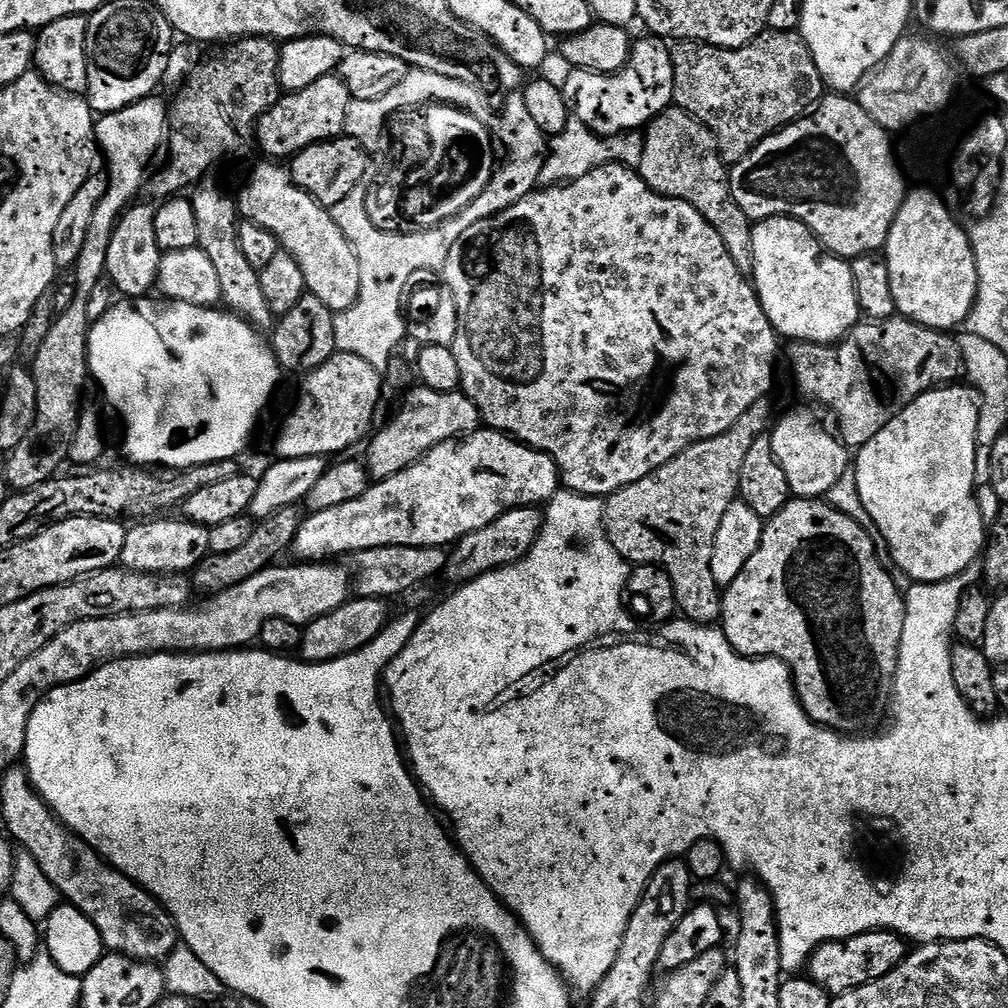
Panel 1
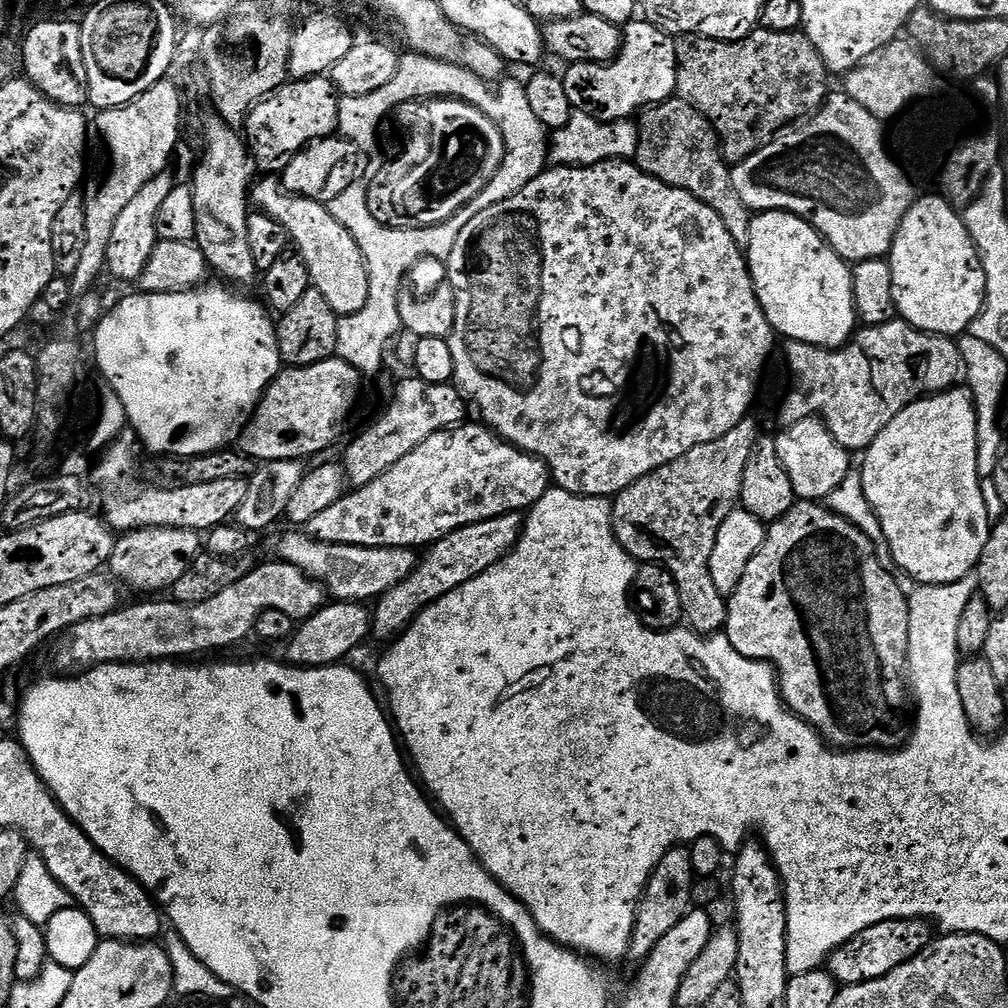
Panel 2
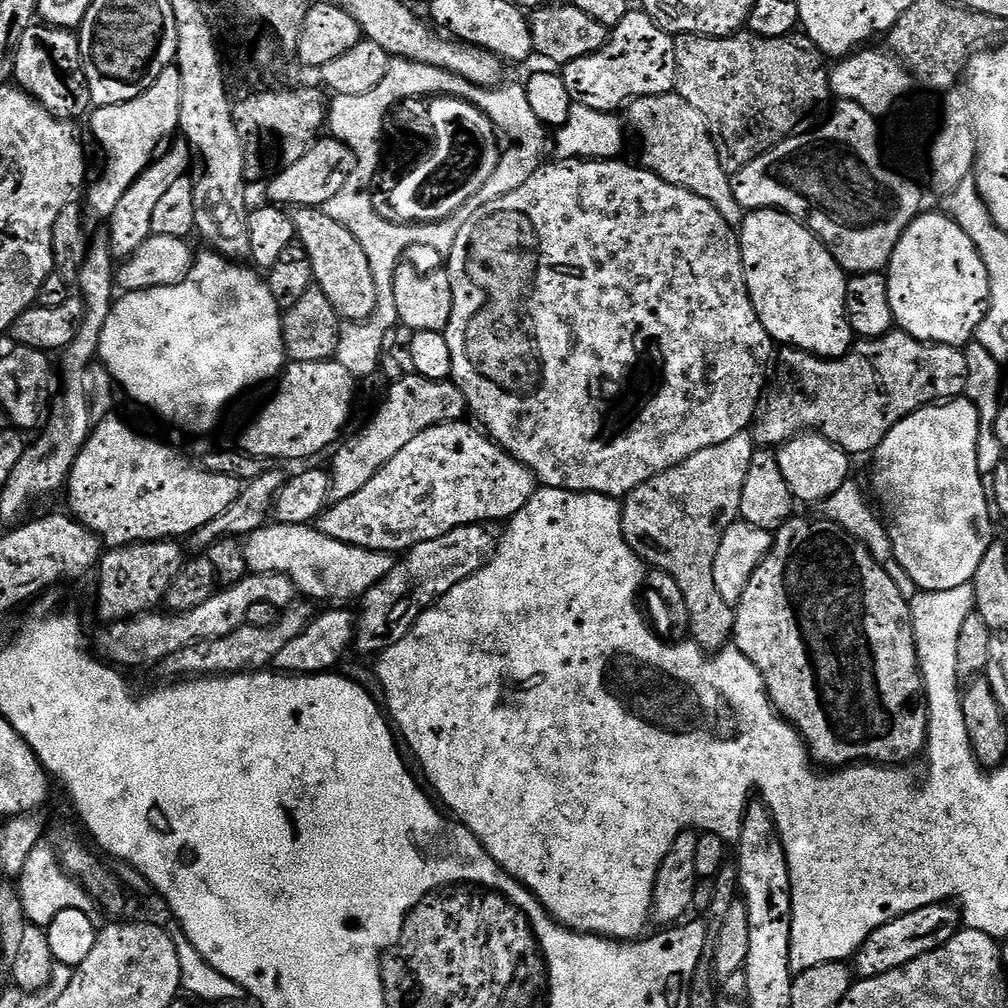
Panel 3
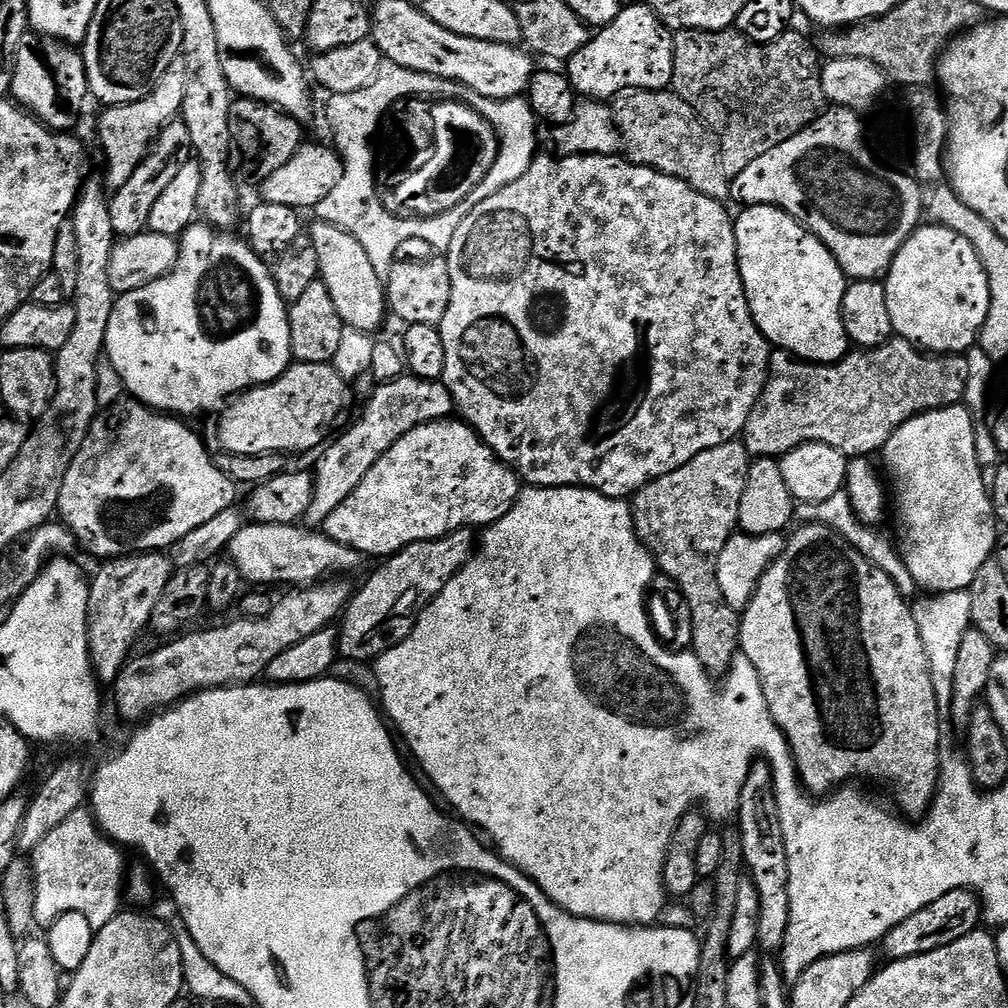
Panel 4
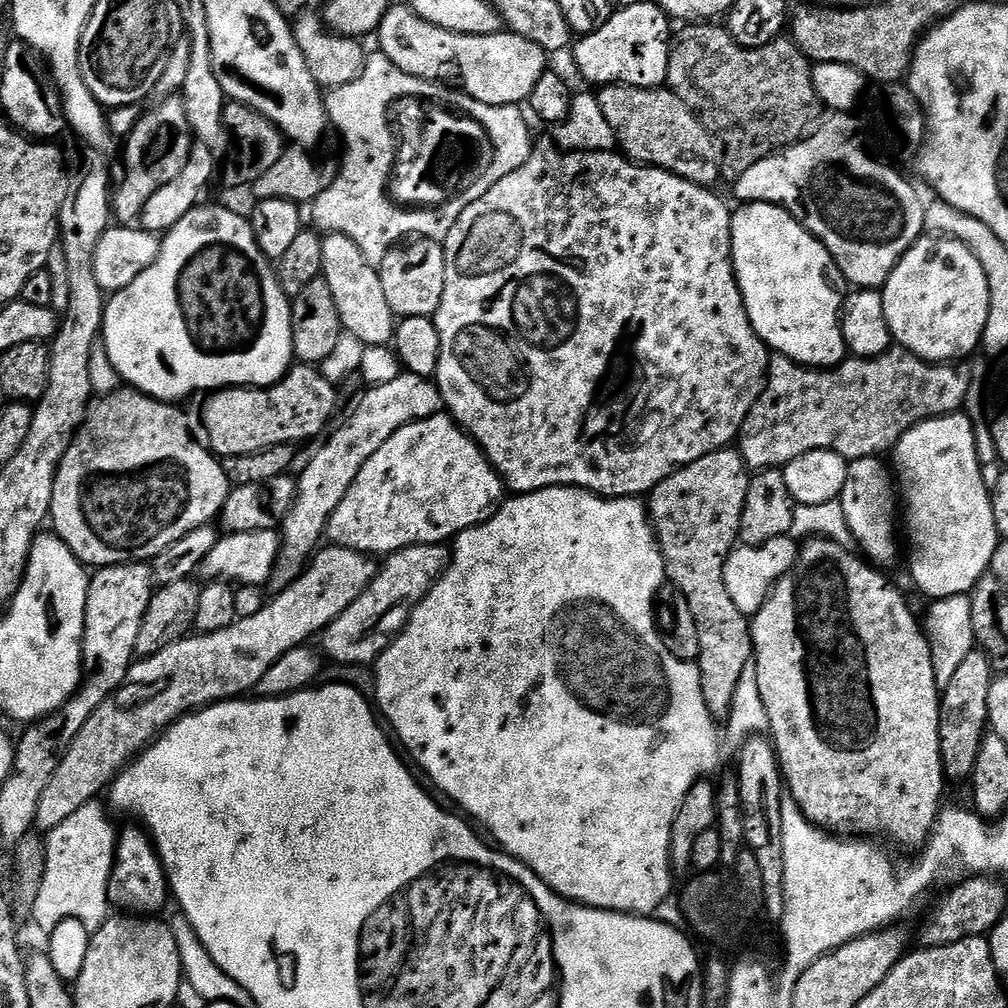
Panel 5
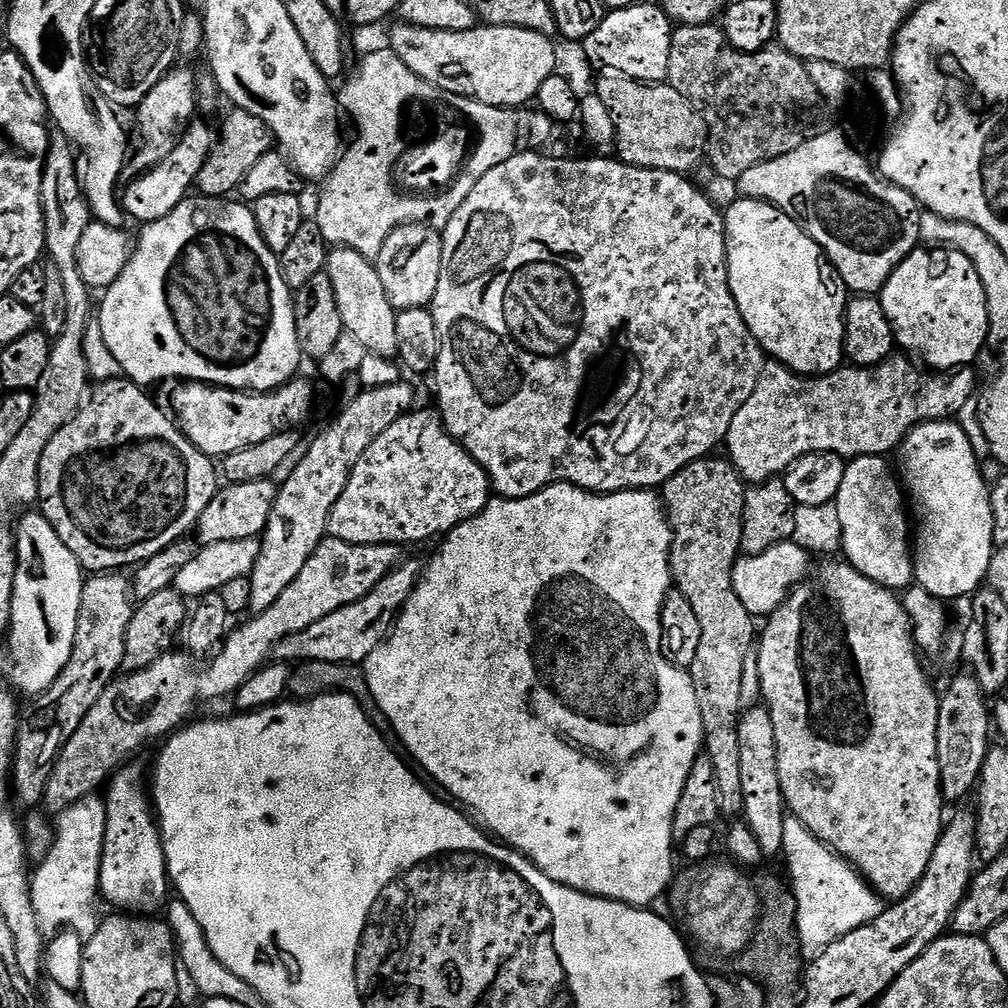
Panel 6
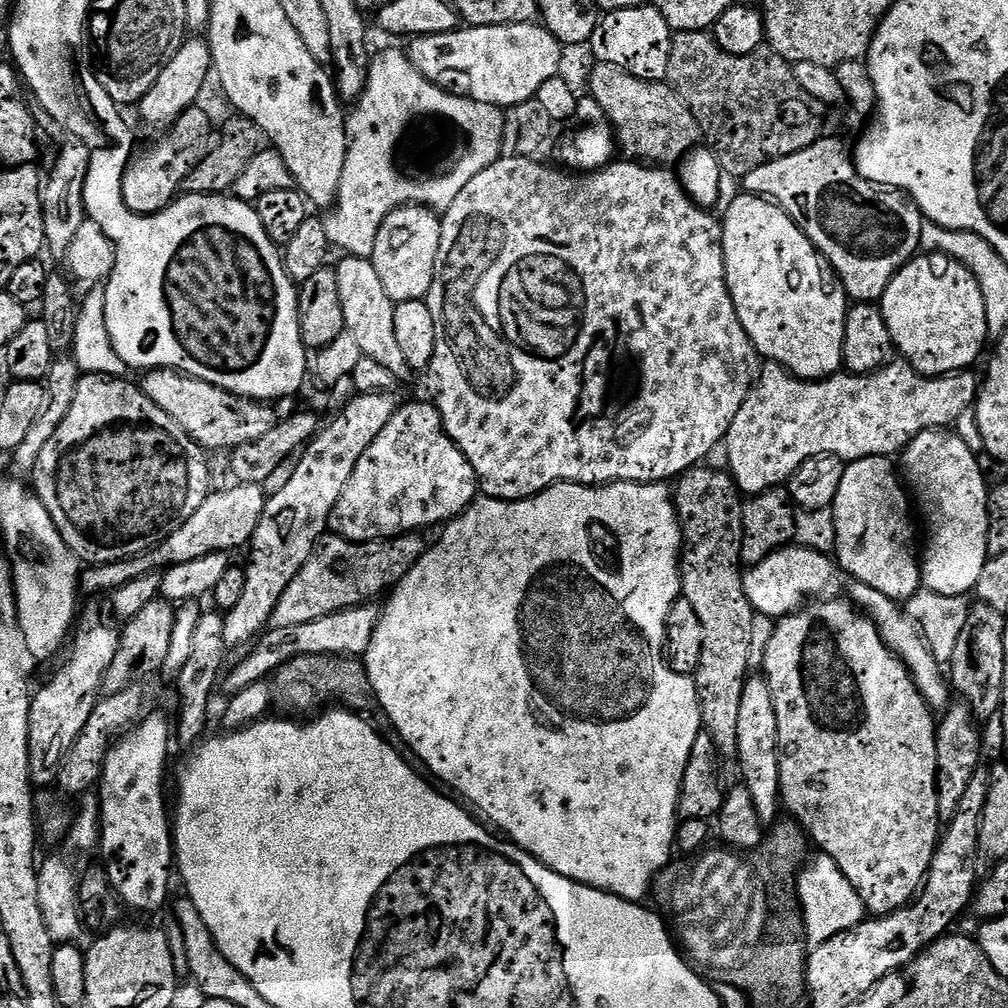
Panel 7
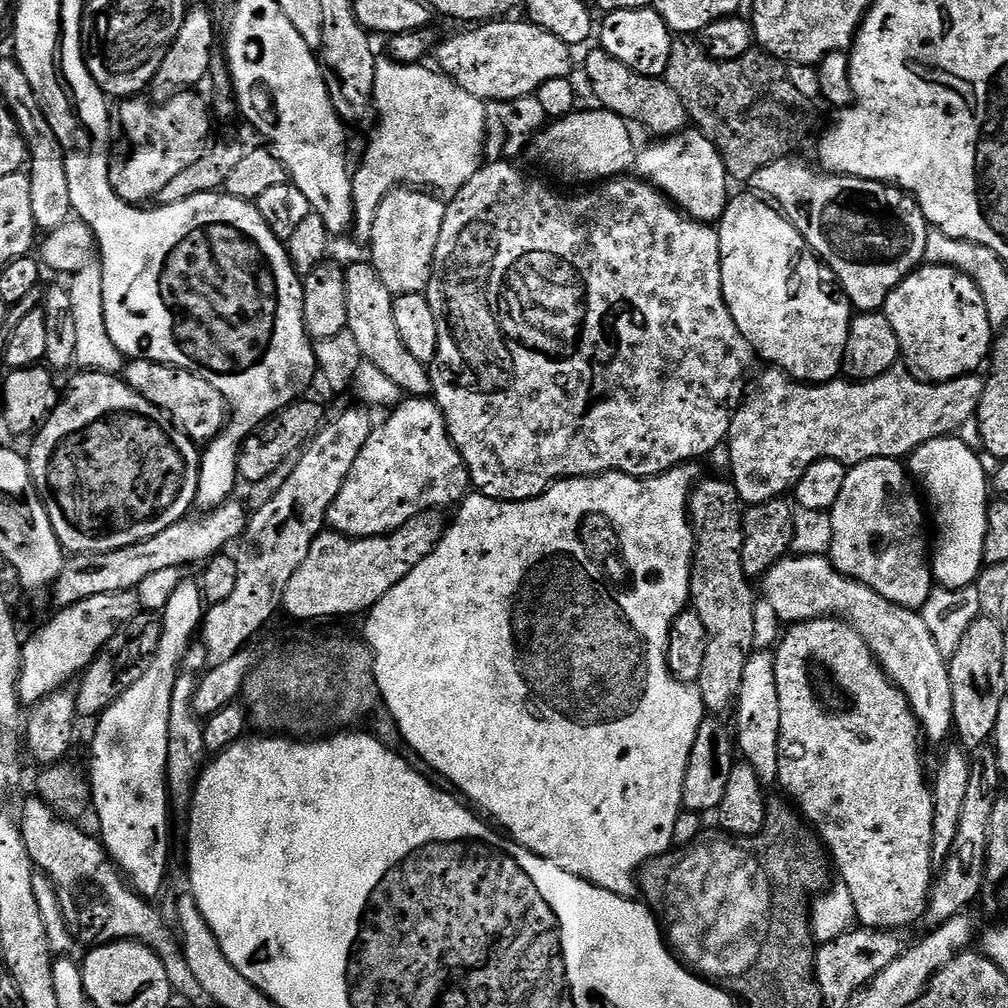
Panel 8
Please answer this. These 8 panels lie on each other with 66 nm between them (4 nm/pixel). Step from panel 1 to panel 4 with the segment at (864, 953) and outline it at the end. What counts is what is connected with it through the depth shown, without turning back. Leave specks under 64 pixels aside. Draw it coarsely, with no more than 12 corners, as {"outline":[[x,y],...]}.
{"outline":[[950,890],[885,934],[889,961],[930,954],[982,924],[979,896]]}

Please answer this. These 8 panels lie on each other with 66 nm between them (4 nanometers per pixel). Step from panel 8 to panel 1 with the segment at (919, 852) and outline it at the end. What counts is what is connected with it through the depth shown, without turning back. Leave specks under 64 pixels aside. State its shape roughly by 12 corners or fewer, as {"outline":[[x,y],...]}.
{"outline":[[824,498],[764,525],[720,620],[814,723],[864,734],[905,593]]}

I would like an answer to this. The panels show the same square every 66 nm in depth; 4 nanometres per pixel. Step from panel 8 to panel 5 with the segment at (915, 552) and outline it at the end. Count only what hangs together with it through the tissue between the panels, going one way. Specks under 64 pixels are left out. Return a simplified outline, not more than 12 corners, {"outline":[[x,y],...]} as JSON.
{"outline":[[883,459],[849,463],[839,501],[873,565],[896,556],[898,492]]}

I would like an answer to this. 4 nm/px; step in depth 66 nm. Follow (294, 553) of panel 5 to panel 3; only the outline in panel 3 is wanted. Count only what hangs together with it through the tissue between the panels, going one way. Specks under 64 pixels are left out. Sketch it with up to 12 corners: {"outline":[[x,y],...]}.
{"outline":[[451,379],[391,381],[331,453],[333,501],[358,494],[410,438],[465,419]]}

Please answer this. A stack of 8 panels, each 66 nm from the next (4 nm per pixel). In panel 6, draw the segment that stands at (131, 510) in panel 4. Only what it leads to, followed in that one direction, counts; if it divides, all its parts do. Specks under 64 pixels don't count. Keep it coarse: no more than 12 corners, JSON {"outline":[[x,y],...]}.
{"outline":[[127,378],[40,463],[39,511],[88,574],[189,535],[218,468]]}

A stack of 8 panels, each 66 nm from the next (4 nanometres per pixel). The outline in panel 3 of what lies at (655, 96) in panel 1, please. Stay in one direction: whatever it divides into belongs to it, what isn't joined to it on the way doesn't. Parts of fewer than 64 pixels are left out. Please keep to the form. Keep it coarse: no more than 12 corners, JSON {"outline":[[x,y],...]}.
{"outline":[[630,10],[563,65],[573,104],[616,114],[675,89],[676,41]]}

